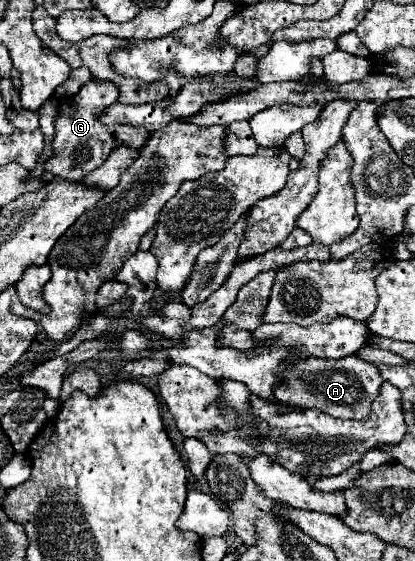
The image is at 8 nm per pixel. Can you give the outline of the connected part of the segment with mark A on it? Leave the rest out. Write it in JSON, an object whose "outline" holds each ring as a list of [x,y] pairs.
{"outline":[[[347,356],[347,358],[337,358],[337,360],[305,360],[305,364],[293,364],[289,368],[289,386],[285,384],[283,388],[277,388],[277,398],[285,400],[287,404],[297,404],[297,408],[319,408],[325,414],[331,414],[335,418],[367,418],[371,414],[371,404],[379,396],[379,386],[381,386],[381,372],[375,364],[361,360],[359,356]]]}

